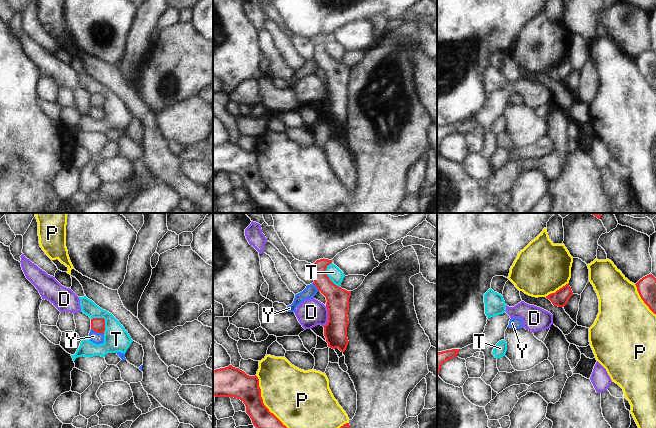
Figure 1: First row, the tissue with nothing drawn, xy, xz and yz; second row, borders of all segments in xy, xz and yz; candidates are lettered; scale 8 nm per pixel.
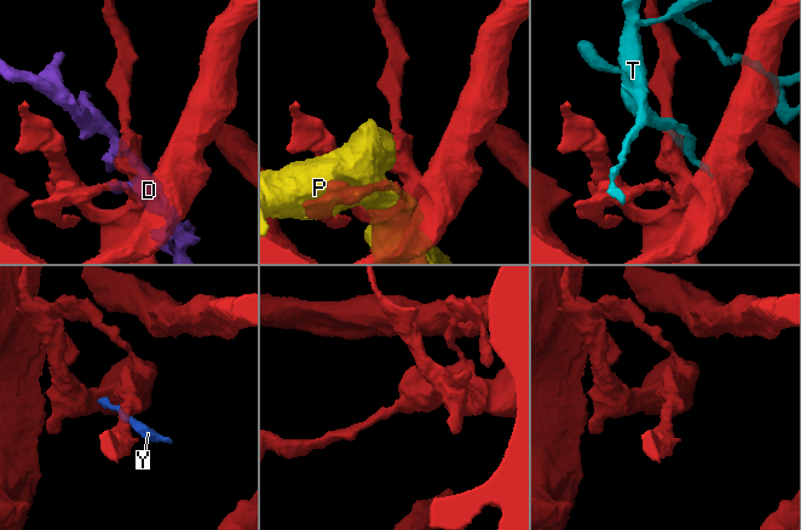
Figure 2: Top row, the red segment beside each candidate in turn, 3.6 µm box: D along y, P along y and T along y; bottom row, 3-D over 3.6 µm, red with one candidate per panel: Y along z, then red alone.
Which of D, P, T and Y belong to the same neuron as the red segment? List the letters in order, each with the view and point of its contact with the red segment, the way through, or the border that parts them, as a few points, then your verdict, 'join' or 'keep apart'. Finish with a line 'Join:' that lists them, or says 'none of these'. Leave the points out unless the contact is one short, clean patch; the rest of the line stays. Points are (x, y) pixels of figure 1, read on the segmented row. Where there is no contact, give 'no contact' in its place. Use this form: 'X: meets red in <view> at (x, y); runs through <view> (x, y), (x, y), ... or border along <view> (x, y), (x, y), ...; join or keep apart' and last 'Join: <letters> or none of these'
D: meets red in xz at (328, 316); keep apart
P: meets red in xz at (262, 402); keep apart
T: meets red in xy at (104, 320); border along xy (91, 318), (104, 319), (104, 333); keep apart
Y: meets red in xy at (97, 332); border along xy (91, 328), (103, 334); keep apart
Join: none of these

